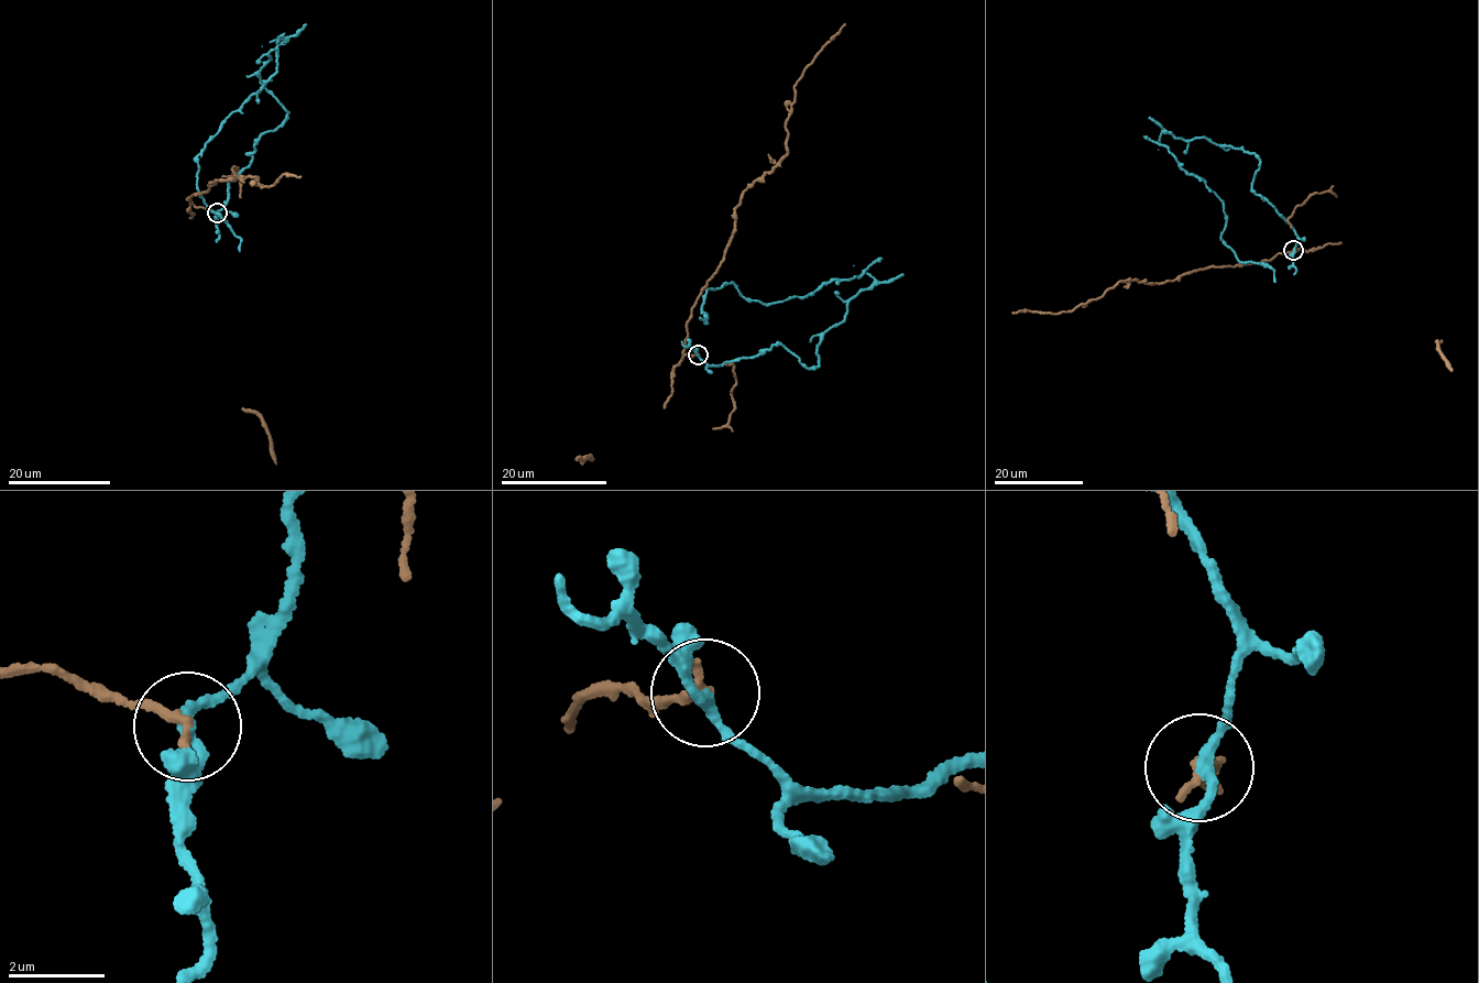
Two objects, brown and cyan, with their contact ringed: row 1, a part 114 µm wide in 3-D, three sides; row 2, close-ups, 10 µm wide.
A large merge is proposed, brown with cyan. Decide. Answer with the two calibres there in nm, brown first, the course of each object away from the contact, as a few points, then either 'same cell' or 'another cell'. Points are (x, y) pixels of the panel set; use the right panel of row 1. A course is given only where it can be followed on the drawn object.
calibres 200 and 240 nm; course brown (1293, 250), (1256, 263), (1206, 269), (1156, 284), (1121, 281), (1066, 312), (1025, 308), (1011, 313); course cyan (1293, 250), (1292, 226), (1253, 189), (1258, 157), (1161, 132), (1223, 201), (1223, 240), (1274, 283); another cell

